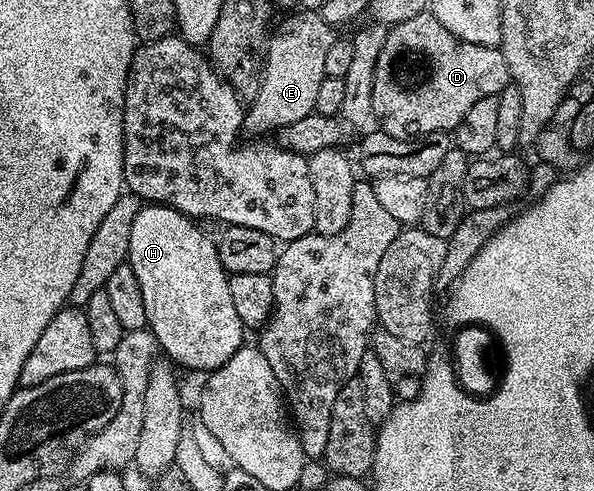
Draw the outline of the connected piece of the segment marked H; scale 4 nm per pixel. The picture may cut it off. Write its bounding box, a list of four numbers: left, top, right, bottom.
[127,206,247,374]

